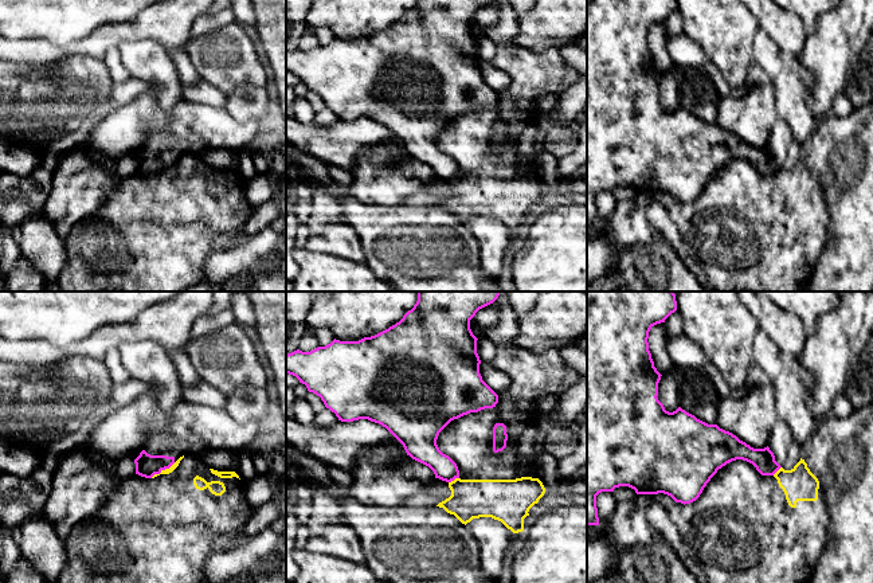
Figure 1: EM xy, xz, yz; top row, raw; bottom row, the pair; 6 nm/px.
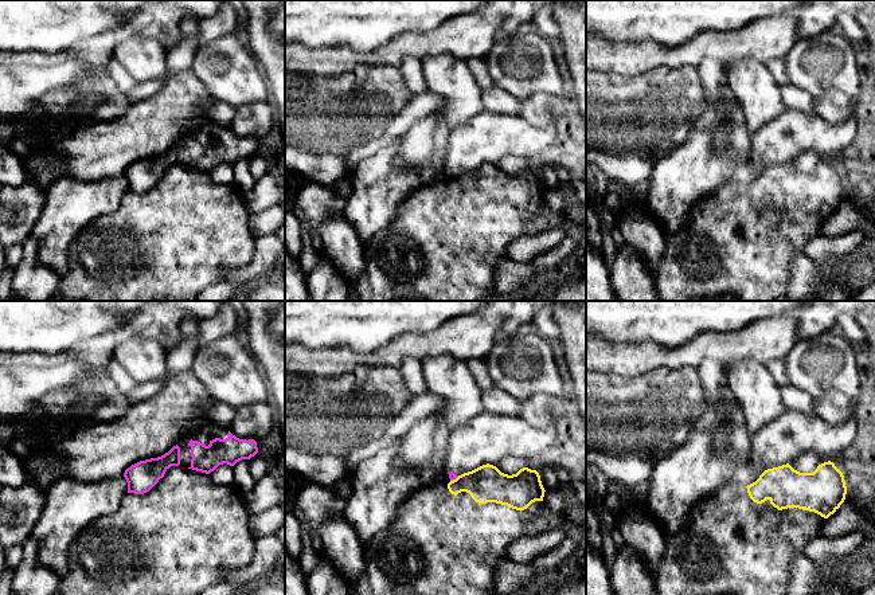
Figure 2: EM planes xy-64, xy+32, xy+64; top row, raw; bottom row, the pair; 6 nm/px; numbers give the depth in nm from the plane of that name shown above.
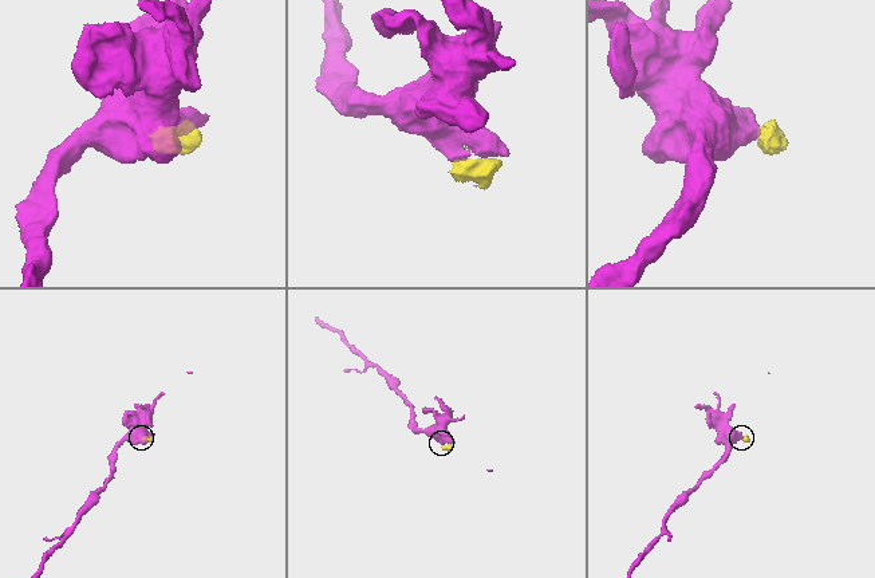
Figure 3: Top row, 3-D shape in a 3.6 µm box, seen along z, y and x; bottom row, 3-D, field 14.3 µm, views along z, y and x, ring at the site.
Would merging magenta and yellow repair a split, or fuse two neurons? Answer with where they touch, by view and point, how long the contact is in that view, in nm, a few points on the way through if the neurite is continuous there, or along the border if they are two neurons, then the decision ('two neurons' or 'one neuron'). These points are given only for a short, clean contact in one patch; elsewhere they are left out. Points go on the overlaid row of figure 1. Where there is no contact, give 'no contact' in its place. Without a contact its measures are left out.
xy (163, 469) | 180 nm | along xy (175, 462), (151, 477) | two neurons

